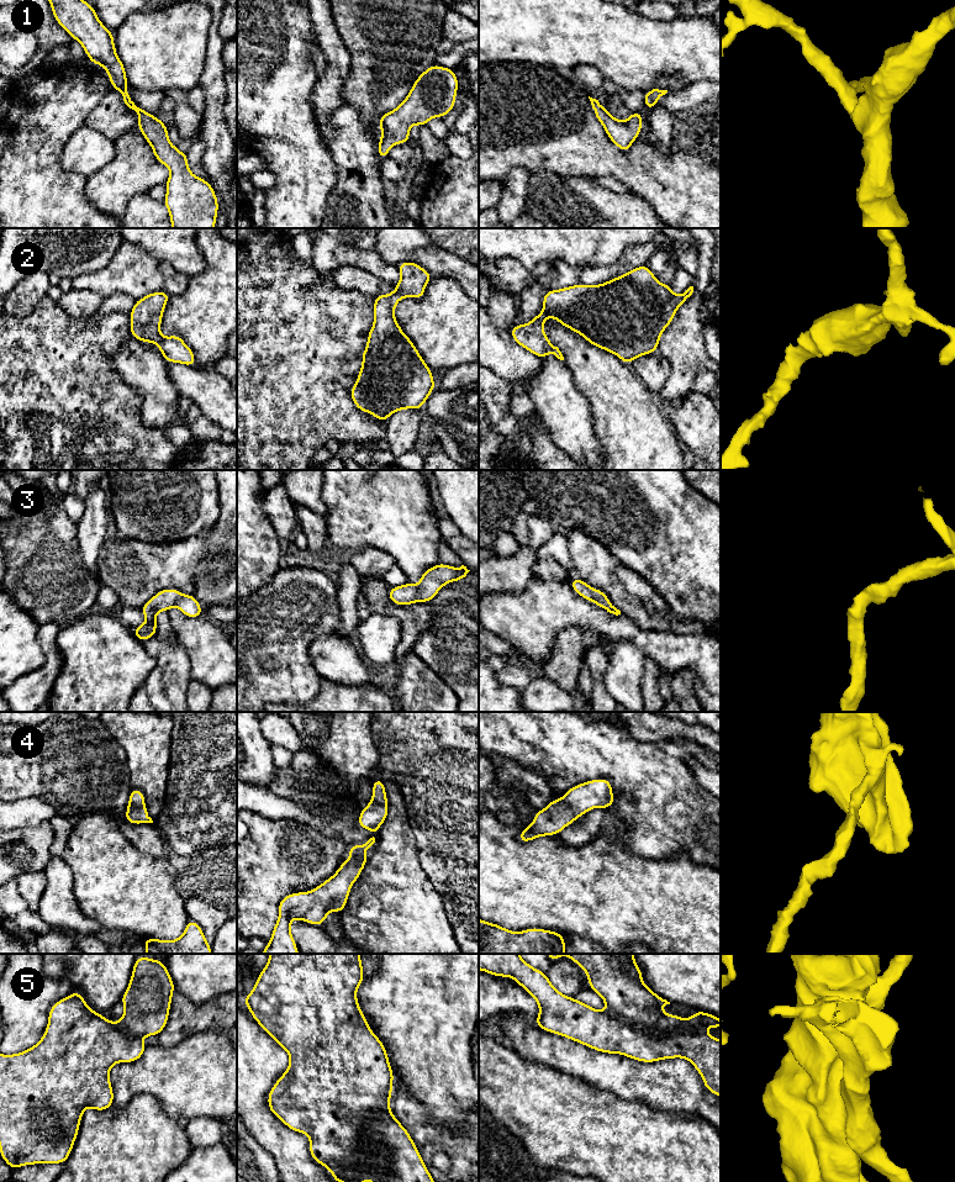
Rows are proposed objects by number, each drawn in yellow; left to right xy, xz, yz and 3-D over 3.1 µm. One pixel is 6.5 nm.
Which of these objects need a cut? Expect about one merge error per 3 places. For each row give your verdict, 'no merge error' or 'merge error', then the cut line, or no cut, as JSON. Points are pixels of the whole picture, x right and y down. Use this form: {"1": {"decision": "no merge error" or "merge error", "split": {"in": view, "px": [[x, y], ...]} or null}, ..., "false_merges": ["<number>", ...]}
{"1": {"decision": "no merge error", "split": null}, "2": {"decision": "no merge error", "split": null}, "3": {"decision": "no merge error", "split": null}, "4": {"decision": "no merge error", "split": null}, "5": {"decision": "merge error", "split": {"in": "yz", "px": [[607, 1009], [636, 1025], [659, 1034], [681, 1029], [702, 1029]]}}, "false_merges": ["5"]}

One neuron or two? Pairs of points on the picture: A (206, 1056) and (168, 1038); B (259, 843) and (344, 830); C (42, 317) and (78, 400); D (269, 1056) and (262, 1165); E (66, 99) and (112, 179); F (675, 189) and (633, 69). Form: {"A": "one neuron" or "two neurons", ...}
{"A": "two neurons", "B": "two neurons", "C": "one neuron", "D": "two neurons", "E": "two neurons", "F": "two neurons"}

